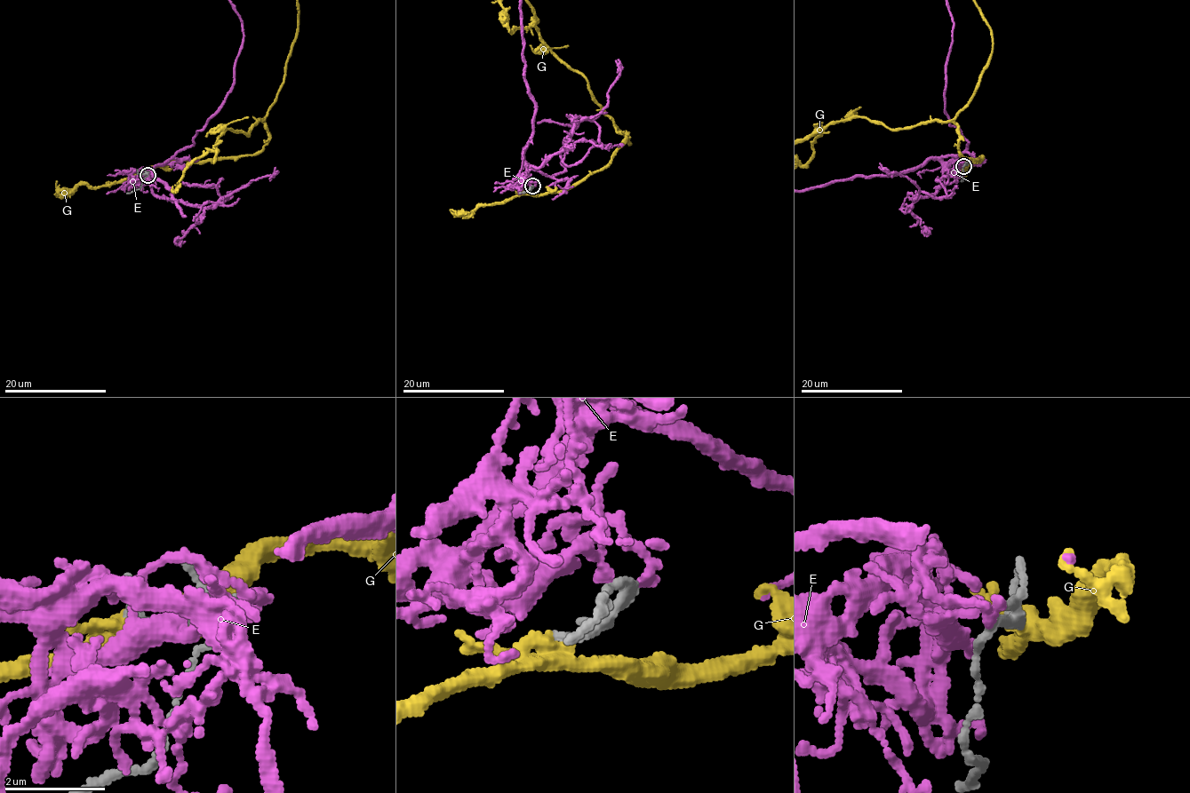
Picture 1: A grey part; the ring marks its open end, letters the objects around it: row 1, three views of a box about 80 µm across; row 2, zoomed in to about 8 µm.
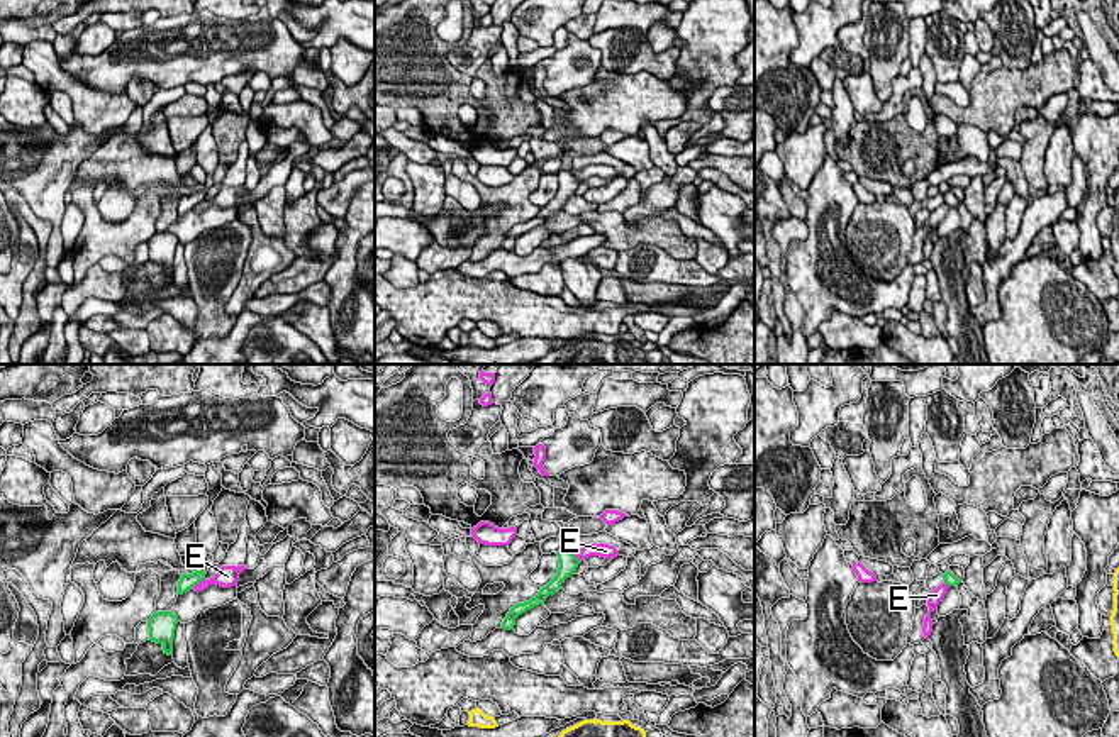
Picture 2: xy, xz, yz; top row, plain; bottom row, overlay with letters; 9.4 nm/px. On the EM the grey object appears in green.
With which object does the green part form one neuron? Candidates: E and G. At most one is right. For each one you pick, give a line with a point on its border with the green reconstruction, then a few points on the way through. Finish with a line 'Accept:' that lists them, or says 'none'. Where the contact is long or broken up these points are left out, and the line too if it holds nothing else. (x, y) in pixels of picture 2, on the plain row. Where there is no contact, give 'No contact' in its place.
Accept: none

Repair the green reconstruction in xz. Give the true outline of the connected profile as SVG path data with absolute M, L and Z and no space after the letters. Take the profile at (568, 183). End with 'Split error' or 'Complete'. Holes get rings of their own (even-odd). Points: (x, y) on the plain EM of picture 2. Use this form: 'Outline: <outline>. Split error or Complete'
Outline: M560 169L558 173L558 181L560 181L560 188L558 193L554 195L554 198L539 210L539 213L531 219L529 222L524 224L517 224L510 229L510 232L507 234L507 237L502 242L502 249L505 251L514 251L515 246L515 239L522 234L526 234L527 230L543 225L546 222L546 219L549 215L558 213L561 208L561 203L570 198L571 195L575 195L580 180L570 171L570 169Z. Complete

